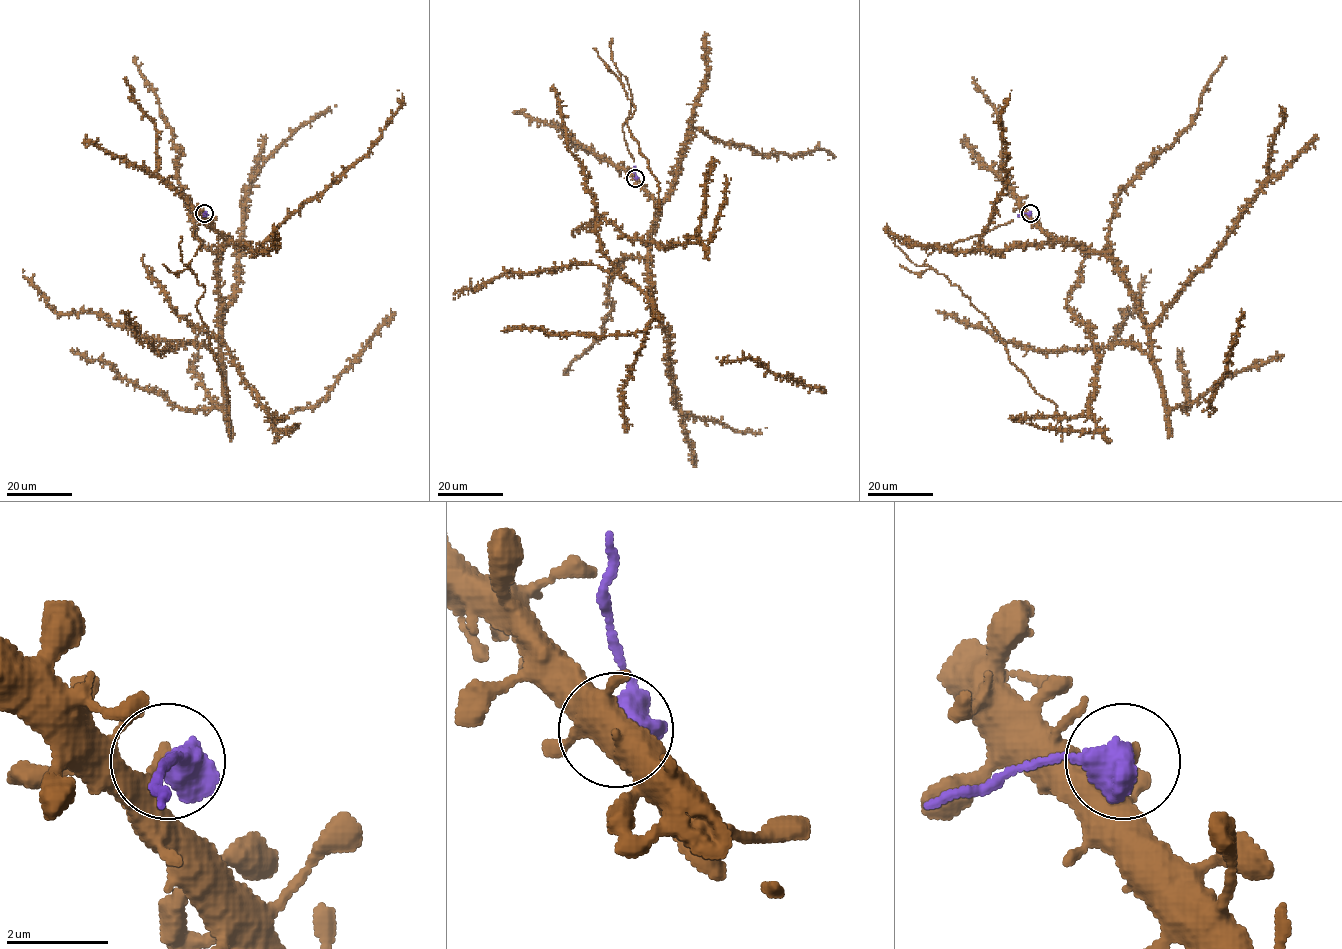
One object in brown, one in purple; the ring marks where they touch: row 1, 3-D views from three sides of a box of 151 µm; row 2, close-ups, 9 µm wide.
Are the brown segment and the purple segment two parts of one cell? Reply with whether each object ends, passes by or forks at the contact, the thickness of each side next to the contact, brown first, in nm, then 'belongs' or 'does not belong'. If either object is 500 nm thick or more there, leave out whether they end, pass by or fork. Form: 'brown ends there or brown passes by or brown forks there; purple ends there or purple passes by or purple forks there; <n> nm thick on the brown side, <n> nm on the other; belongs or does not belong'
280 nm thick on the brown side, 700 nm on the other; belongs

